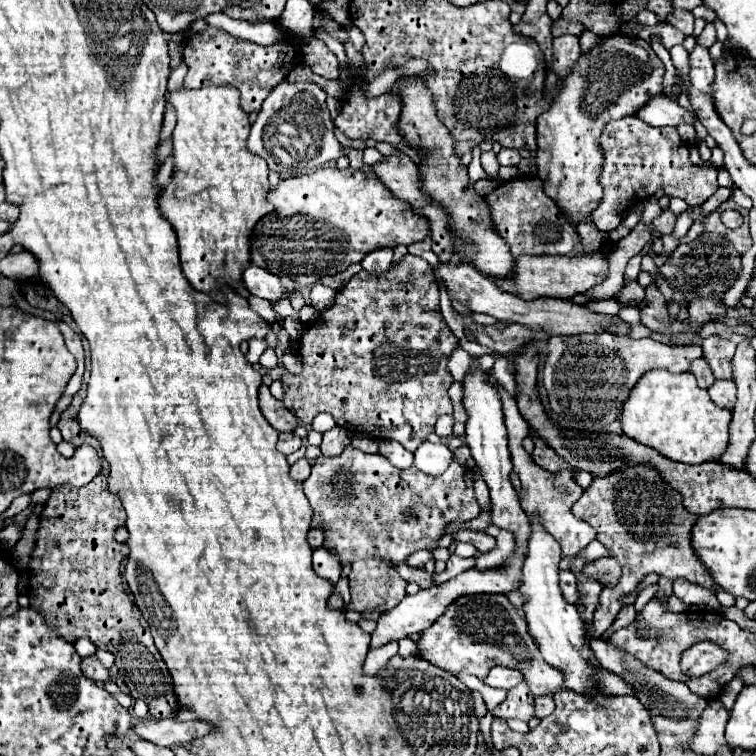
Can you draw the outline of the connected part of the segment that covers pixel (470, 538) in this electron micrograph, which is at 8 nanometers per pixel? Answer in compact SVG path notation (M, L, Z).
M459 530L453 539L457 543L469 542L469 544L473 544L479 552L491 552L493 546L495 546L495 538L489 536L489 534L483 532L483 530Z

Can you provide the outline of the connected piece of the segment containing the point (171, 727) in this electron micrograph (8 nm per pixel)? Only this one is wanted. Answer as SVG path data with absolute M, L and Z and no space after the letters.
M167 718L167 720L143 720L135 722L135 732L139 738L145 738L153 744L159 746L173 746L173 744L189 744L195 738L201 738L215 730L211 722L205 720L189 720L181 722L177 718Z

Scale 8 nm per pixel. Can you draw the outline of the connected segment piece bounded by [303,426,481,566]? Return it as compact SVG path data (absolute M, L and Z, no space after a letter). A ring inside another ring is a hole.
M335 426L333 430L323 432L321 452L325 452L329 456L325 456L325 454L317 456L311 466L311 476L303 482L303 490L315 512L313 520L311 520L311 528L323 528L323 532L325 532L323 546L331 554L335 554L341 560L341 564L365 559L365 556L369 556L369 554L379 554L379 556L389 558L397 566L421 548L435 548L435 544L443 536L449 522L455 522L455 520L467 522L467 520L473 520L479 516L481 506L473 492L473 474L469 468L453 462L437 478L437 476L423 474L415 466L411 466L407 470L399 470L399 468L391 466L385 456L367 454L349 444L351 444L351 434L341 426ZM407 512L411 514L409 520L405 518Z

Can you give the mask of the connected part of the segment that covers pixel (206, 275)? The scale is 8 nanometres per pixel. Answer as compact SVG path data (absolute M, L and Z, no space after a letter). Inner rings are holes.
M231 84L205 86L199 90L179 88L171 92L171 106L177 112L177 126L173 132L173 176L171 182L161 190L159 212L173 226L179 240L179 256L185 278L193 288L211 294L215 300L223 302L219 296L219 286L227 284L241 296L249 296L241 282L241 270L249 266L249 234L257 220L265 216L273 206L265 200L269 190L267 162L255 156L247 148L249 118L239 106L239 92Z

